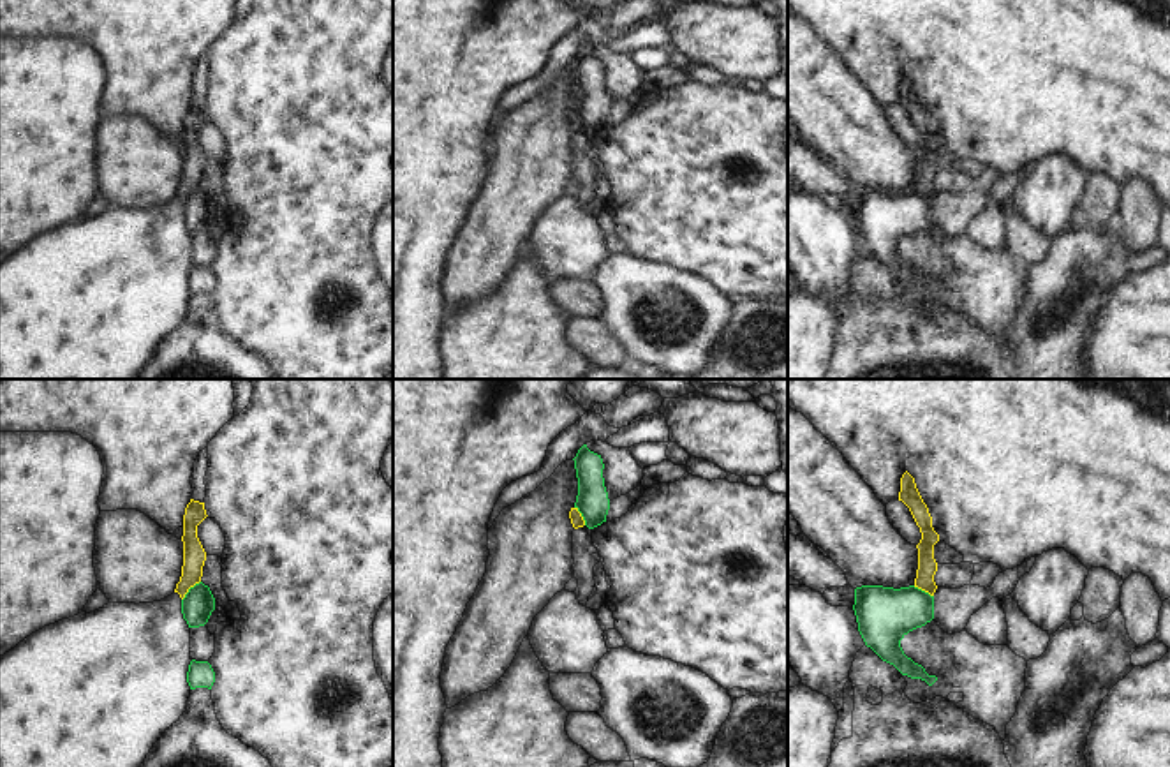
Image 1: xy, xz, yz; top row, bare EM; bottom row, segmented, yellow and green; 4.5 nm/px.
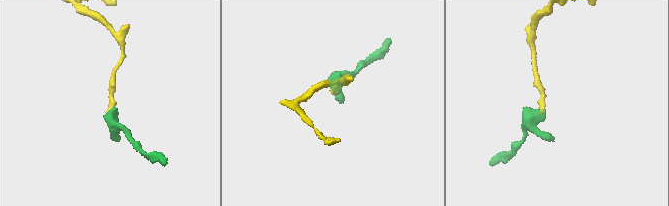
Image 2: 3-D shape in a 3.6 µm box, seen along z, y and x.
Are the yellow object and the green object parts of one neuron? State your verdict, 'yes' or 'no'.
no

